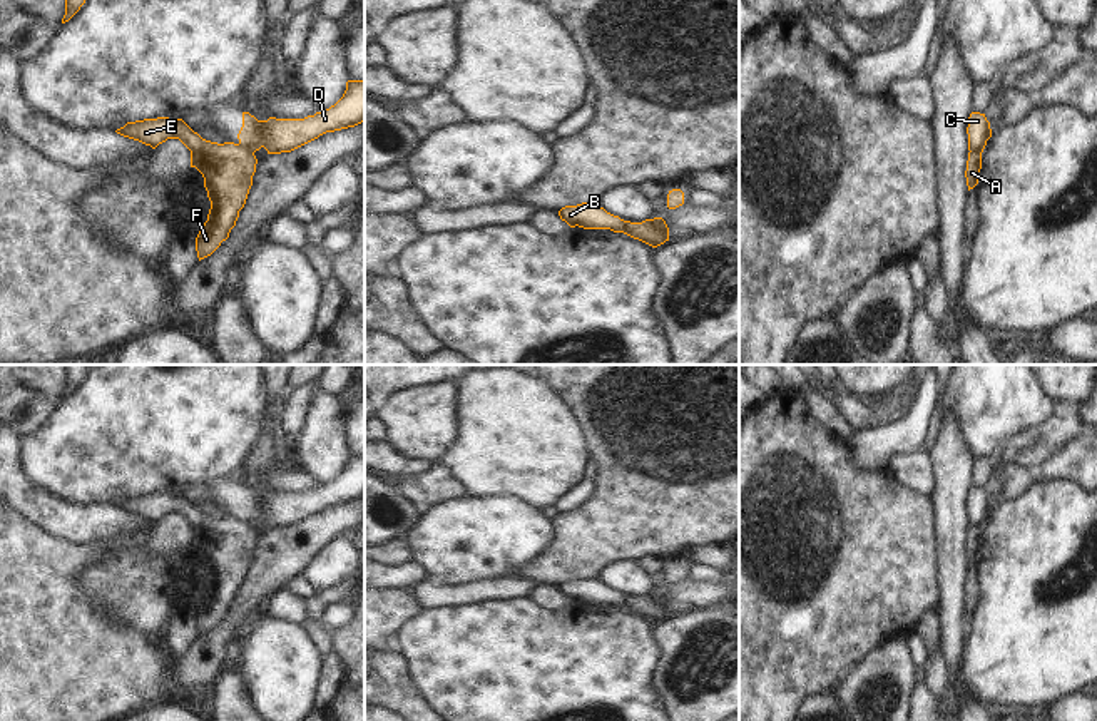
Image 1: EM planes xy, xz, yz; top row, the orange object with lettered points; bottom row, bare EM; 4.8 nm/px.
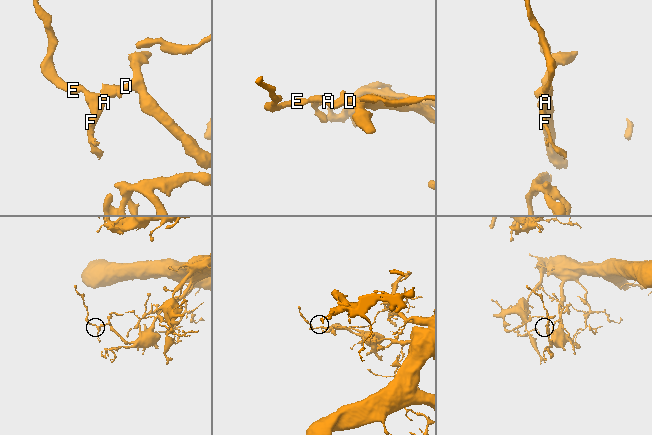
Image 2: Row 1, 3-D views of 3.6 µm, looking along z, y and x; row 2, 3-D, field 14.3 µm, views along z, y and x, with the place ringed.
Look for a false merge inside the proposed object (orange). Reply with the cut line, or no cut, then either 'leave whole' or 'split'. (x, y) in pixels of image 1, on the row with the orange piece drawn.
cut xy (239, 143), (253, 153); split

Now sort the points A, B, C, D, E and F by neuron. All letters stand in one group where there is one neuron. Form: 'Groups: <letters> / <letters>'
Groups: A B E F / C D.

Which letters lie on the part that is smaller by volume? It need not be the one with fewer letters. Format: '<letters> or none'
A, B, E, F

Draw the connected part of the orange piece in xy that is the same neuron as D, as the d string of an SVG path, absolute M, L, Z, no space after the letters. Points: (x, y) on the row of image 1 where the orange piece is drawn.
M348 80L343 97L326 110L304 119L258 120L242 112L239 144L251 152L264 147L268 154L291 152L326 132L355 127L365 122L365 80Z

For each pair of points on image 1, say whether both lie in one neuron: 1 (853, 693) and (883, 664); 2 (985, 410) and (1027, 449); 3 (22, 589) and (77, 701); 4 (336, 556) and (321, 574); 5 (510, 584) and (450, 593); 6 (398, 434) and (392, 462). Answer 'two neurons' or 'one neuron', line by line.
1: one neuron
2: two neurons
3: one neuron
4: one neuron
5: one neuron
6: two neurons

